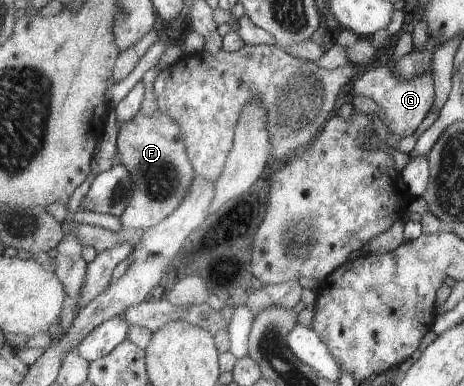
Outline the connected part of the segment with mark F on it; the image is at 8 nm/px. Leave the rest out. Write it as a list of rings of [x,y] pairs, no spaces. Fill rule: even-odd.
[[[159,110],[151,116],[137,114],[131,122],[125,122],[121,126],[118,134],[118,154],[121,154],[122,164],[127,166],[127,170],[131,172],[131,178],[133,178],[133,196],[129,202],[129,208],[120,216],[122,226],[139,230],[157,226],[179,208],[181,202],[185,200],[185,196],[189,194],[189,188],[196,177],[195,170],[189,160],[188,150],[181,140],[179,122],[169,118],[168,114],[161,114]]]

